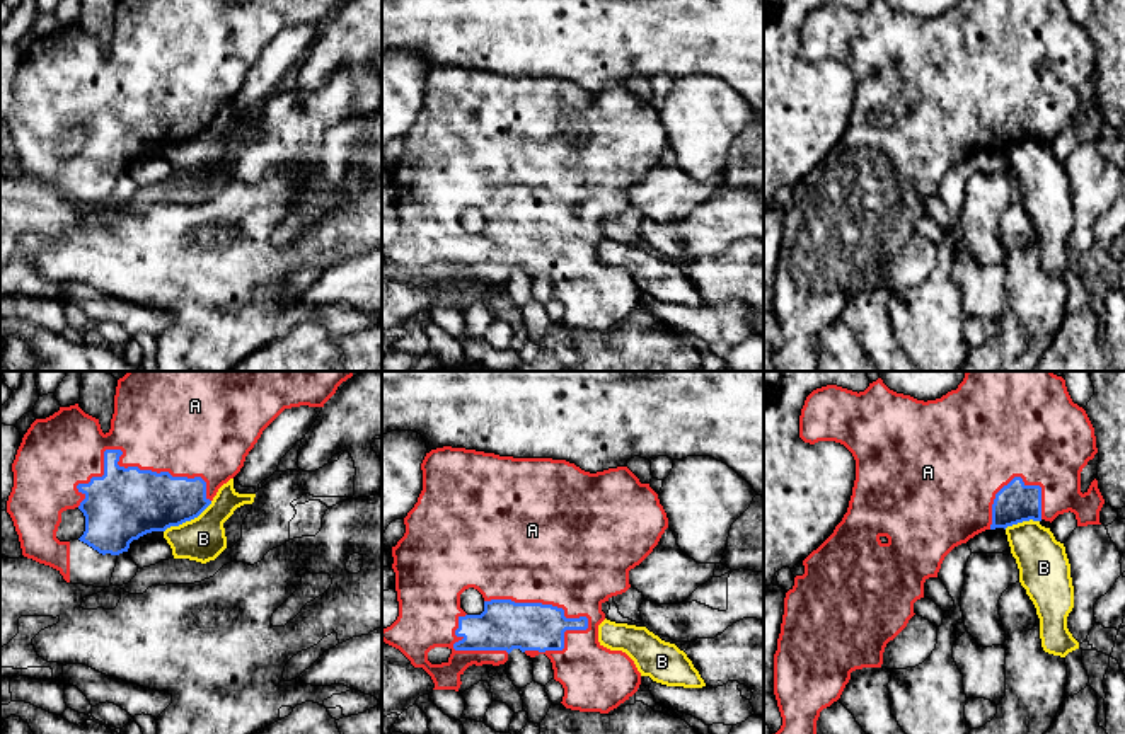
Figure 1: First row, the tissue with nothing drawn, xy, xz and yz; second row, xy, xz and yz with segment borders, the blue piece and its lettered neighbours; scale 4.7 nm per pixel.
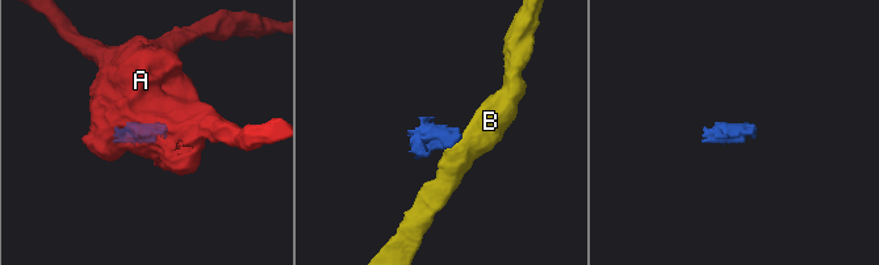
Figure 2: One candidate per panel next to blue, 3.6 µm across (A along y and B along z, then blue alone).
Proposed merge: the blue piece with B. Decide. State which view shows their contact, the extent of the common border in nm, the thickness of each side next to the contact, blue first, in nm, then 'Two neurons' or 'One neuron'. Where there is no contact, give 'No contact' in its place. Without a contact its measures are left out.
Touches blue in xy. Shared border 280 nm. Thickness 300 nm (blue) against 220 nm. Two neurons

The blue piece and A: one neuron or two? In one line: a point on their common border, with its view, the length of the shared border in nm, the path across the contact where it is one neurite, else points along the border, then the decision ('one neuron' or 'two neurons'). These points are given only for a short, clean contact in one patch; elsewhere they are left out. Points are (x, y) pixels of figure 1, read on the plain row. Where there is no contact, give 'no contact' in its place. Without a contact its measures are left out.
meets blue in xy at (132, 86); contact 650 nm long; one neuron

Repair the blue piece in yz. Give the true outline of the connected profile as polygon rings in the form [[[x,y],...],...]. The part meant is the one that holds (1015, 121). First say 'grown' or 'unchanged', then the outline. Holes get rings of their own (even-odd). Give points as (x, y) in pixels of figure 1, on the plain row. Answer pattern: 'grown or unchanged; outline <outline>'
grown; outline [[[873,0],[864,10],[852,10],[837,3],[813,9],[801,27],[799,56],[805,61],[835,60],[844,63],[856,78],[856,99],[847,131],[834,152],[813,169],[791,191],[794,204],[786,211],[784,233],[777,269],[774,272],[774,313],[782,335],[781,347],[772,353],[774,371],[818,371],[816,339],[820,330],[837,320],[851,298],[851,291],[862,286],[881,286],[883,271],[915,233],[914,221],[924,216],[924,201],[938,196],[944,175],[958,163],[966,162],[985,148],[1007,146],[1023,140],[1053,140],[1059,133],[1074,131],[1077,145],[1101,143],[1099,129],[1105,118],[1094,97],[1089,107],[1081,111],[1081,90],[1098,72],[1094,46],[1082,26],[1072,20],[1065,0],[961,0],[956,9],[936,19],[917,19],[910,14],[890,9],[883,0]]]

